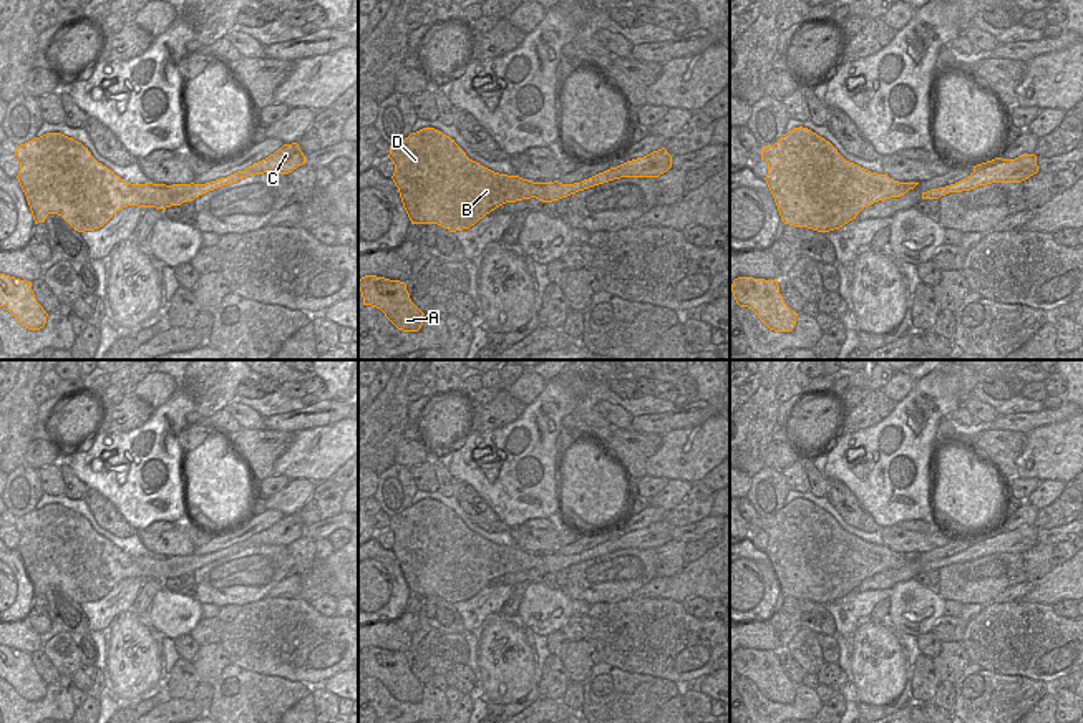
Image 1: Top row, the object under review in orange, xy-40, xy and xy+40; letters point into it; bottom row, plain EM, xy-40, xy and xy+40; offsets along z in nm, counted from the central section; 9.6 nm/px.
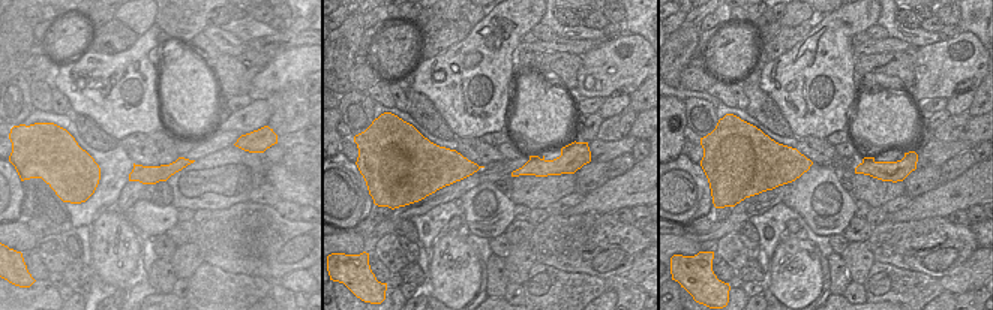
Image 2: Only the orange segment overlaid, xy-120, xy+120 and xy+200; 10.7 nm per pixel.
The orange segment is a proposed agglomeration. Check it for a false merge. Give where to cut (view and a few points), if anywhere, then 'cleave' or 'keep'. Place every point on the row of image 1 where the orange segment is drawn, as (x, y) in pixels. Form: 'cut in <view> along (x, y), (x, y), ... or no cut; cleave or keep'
cut in xy-40 along (208, 183), (214, 188); cleave

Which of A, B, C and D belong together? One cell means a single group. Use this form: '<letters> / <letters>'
A B D / C

